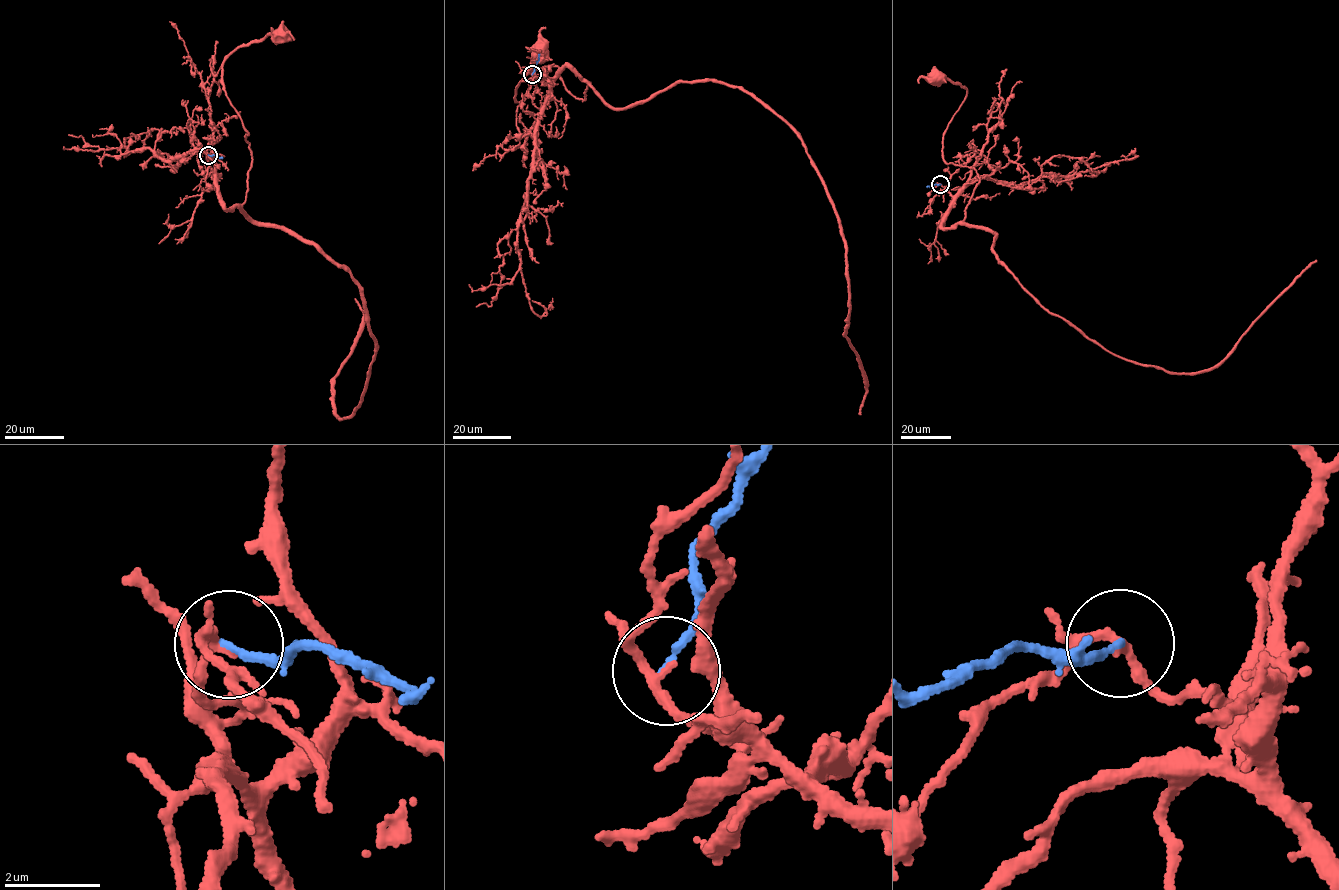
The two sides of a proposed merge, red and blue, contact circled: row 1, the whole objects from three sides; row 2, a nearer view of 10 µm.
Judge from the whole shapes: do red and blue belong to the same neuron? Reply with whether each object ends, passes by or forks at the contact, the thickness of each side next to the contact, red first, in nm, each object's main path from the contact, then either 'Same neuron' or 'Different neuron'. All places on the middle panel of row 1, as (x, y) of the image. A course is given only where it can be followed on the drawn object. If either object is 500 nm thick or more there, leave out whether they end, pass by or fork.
At the ring red passes by. At the ring blue ends. Thickness 170 nm (red) against 140 nm. Course of red: (532, 74), (550, 84), (572, 67), (590, 83), (584, 99), (557, 66), (523, 77), (516, 101), (542, 52). Course of blue: (532, 74), (539, 53). Different neuron

